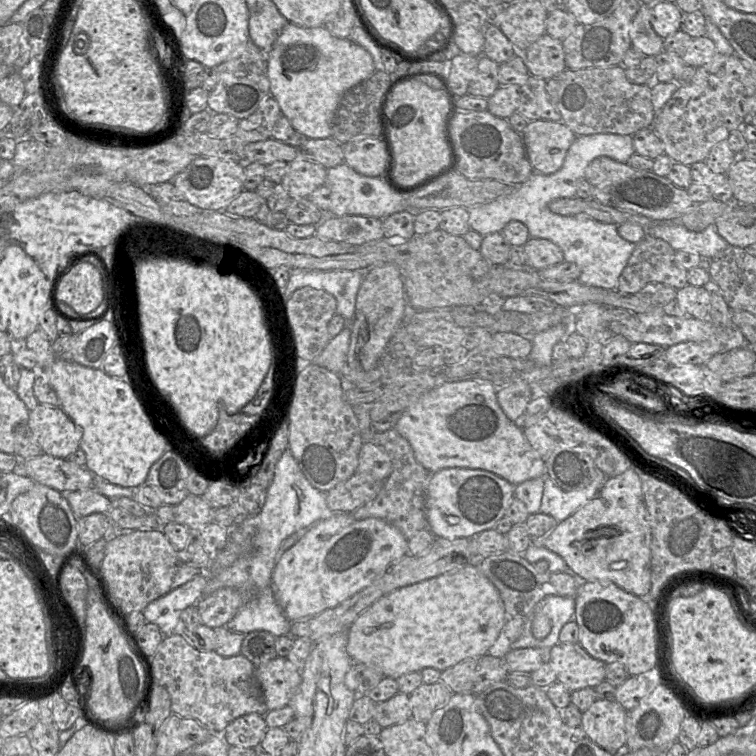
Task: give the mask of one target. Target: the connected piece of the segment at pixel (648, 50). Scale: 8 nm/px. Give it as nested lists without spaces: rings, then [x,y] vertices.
[[[643,5],[631,25],[632,48],[639,49],[646,56],[655,57],[662,51],[664,39],[651,25],[651,6]]]

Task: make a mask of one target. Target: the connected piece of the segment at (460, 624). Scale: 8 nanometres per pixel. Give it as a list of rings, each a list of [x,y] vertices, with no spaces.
[[[473,562],[404,586],[376,600],[347,630],[347,652],[354,663],[372,668],[384,677],[397,679],[424,668],[434,668],[441,672],[465,659],[487,654],[497,642],[507,618],[498,590]]]

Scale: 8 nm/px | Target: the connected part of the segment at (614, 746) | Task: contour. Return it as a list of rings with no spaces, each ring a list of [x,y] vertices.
[[[597,699],[582,714],[581,727],[598,746],[613,755],[627,749],[627,711],[615,700]]]

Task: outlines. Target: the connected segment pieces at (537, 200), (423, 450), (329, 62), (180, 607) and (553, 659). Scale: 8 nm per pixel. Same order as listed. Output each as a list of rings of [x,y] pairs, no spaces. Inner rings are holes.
[[[599,133],[577,136],[557,172],[549,175],[533,172],[525,182],[516,185],[508,194],[468,208],[470,229],[485,236],[492,232],[501,232],[510,221],[520,221],[526,225],[530,237],[548,239],[562,249],[564,260],[580,268],[579,282],[588,286],[617,290],[619,277],[637,244],[623,239],[616,224],[600,222],[585,215],[555,214],[549,210],[548,204],[557,198],[577,197],[578,181],[585,178],[585,171],[595,158],[607,156],[627,163],[635,153],[631,135]]]
[[[450,381],[430,390],[401,415],[395,429],[409,442],[416,460],[430,473],[461,467],[489,471],[514,486],[546,475],[545,460],[531,447],[523,430],[511,421],[497,401],[497,389],[489,381]]]
[[[287,23],[267,55],[270,95],[278,102],[284,115],[295,130],[307,138],[332,136],[332,121],[342,96],[351,88],[368,79],[376,70],[371,54],[350,38],[338,38],[325,26],[312,28]]]
[[[201,571],[182,586],[149,603],[142,611],[146,620],[156,624],[163,634],[181,634],[181,612],[204,596],[209,581],[208,572]]]
[[[559,642],[550,649],[549,664],[556,674],[557,681],[563,683],[569,691],[586,687],[595,688],[605,680],[605,663],[590,656],[579,643]]]

